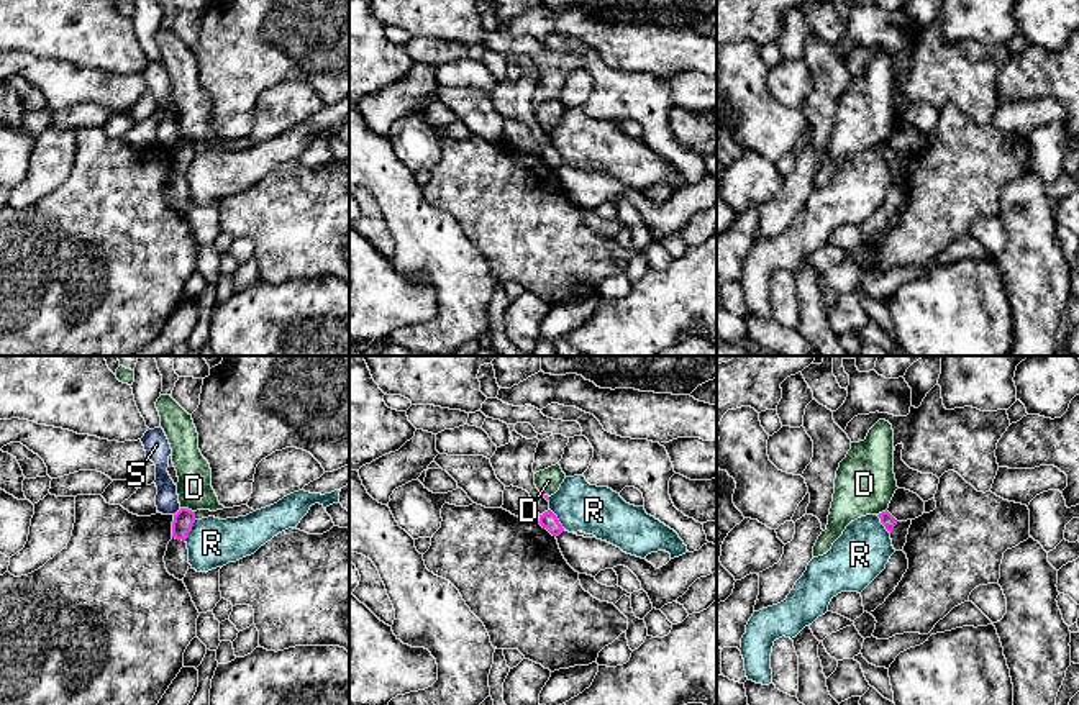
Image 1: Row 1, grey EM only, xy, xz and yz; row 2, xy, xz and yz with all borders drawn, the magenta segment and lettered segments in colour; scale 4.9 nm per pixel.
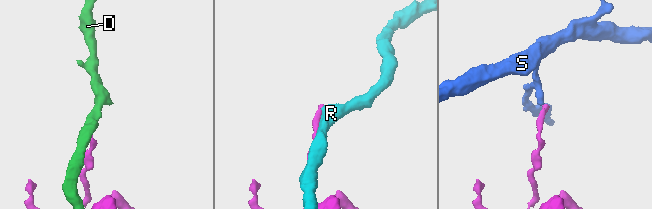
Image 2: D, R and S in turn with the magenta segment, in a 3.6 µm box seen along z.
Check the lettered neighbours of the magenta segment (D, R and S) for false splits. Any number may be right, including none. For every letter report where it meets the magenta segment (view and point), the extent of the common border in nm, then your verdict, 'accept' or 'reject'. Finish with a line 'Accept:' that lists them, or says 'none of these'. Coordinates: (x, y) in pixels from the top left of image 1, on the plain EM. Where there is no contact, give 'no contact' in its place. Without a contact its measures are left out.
D: meets magenta in xy at (187, 141); contact 80 nm long; reject
R: meets magenta in xy at (191, 163); contact 120 nm long; reject
S: meets magenta in xy at (177, 145); contact 50 nm long; reject
Accept: none of these

